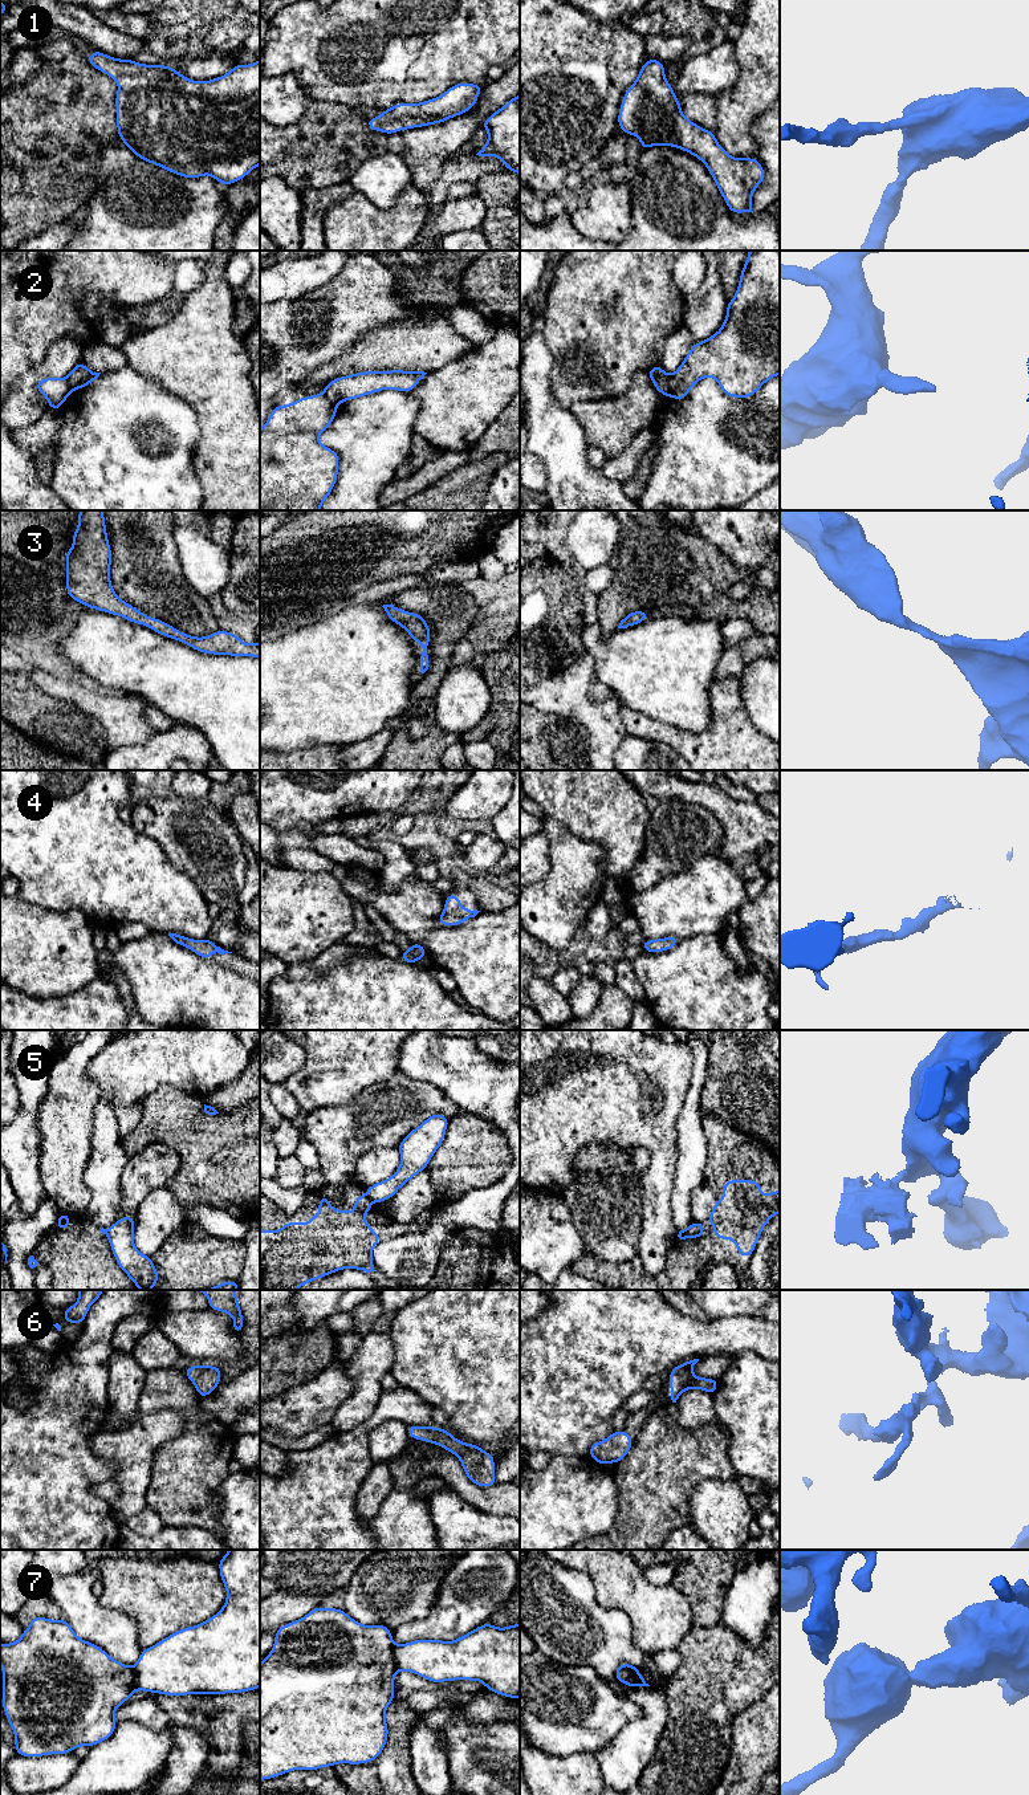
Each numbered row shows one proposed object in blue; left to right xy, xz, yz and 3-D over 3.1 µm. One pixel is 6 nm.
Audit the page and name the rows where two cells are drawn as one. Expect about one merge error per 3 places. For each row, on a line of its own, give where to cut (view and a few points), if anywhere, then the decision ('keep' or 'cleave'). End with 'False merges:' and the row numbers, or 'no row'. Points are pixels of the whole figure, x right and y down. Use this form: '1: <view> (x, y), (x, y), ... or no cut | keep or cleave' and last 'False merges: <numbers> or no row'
1: no cut | keep
2: yz (671, 375), (663, 394) | cleave
3: no cut | keep
4: no cut | keep
5: xz (366, 1193), (371, 1201) | cleave
6: no cut | keep
7: xz (393, 1645), (393, 1657), (398, 1669) | cleave
False merges: 2, 5, 7

